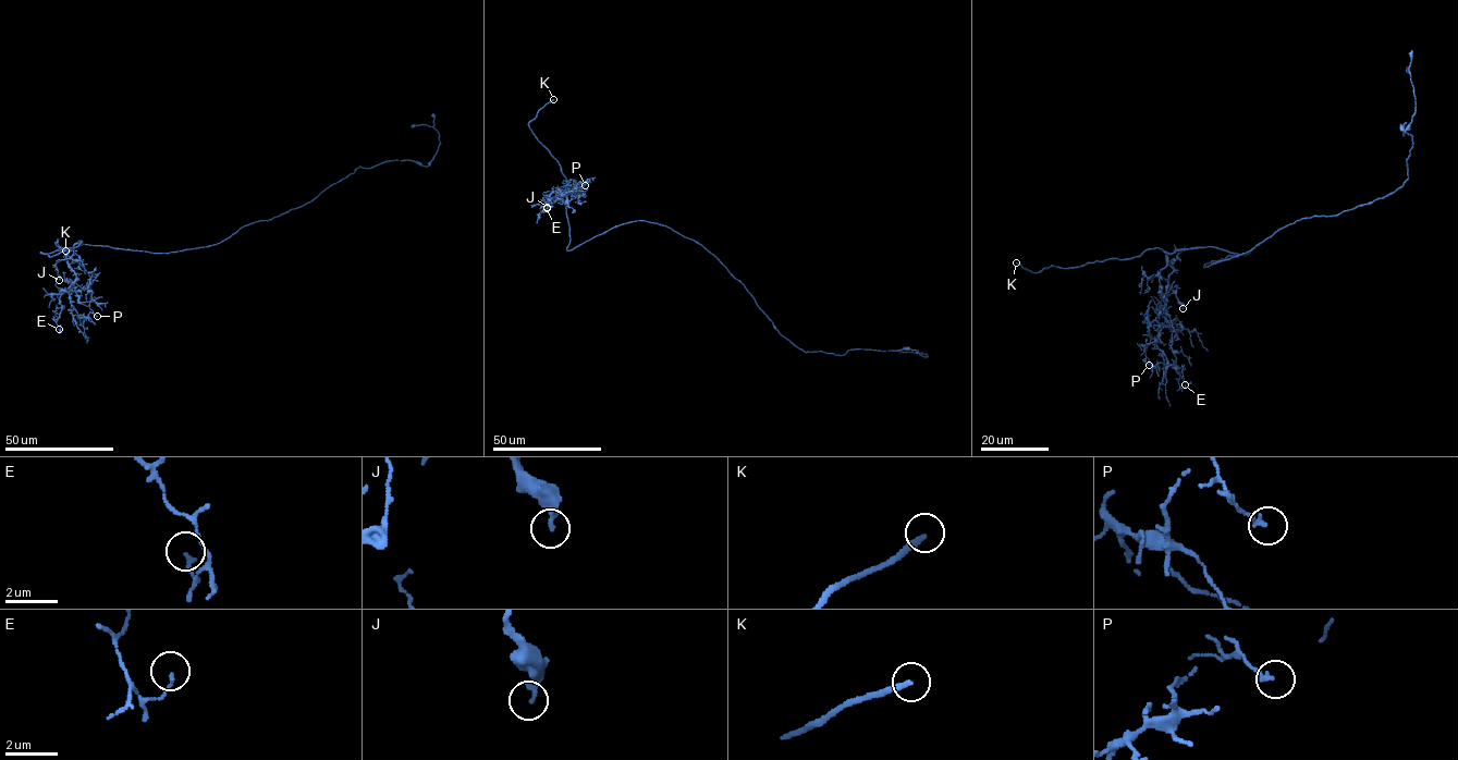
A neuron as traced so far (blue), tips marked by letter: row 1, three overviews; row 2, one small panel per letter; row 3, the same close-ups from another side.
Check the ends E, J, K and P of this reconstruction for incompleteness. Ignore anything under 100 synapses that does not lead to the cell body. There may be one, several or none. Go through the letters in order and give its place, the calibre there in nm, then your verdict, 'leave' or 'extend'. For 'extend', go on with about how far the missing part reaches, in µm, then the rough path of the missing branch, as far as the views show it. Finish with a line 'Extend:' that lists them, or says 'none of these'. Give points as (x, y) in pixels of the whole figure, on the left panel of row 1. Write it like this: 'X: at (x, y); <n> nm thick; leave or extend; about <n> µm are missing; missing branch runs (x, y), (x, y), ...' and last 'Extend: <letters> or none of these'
E: at (59, 329); 130 nm thick; leave
J: at (59, 280); 200 nm thick; leave
K: at (65, 250); 240 nm thick; extend; about 20 µm are missing; missing branch runs (65, 250), (83, 241), (88, 230)
P: at (97, 316); 180 nm thick; leave
Extend: K

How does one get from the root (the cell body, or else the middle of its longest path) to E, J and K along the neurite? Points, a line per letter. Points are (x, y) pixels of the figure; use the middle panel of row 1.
E: (703, 247), (665, 225), (637, 220), (615, 225), (567, 250), (570, 236), (566, 196), (547, 199), (547, 208)
J: (703, 247), (665, 225), (637, 220), (615, 225), (567, 250), (566, 196), (553, 191), (543, 198), (547, 207)
K: (703, 247), (665, 225), (637, 220), (615, 225), (567, 250), (570, 184), (528, 125), (553, 99)

